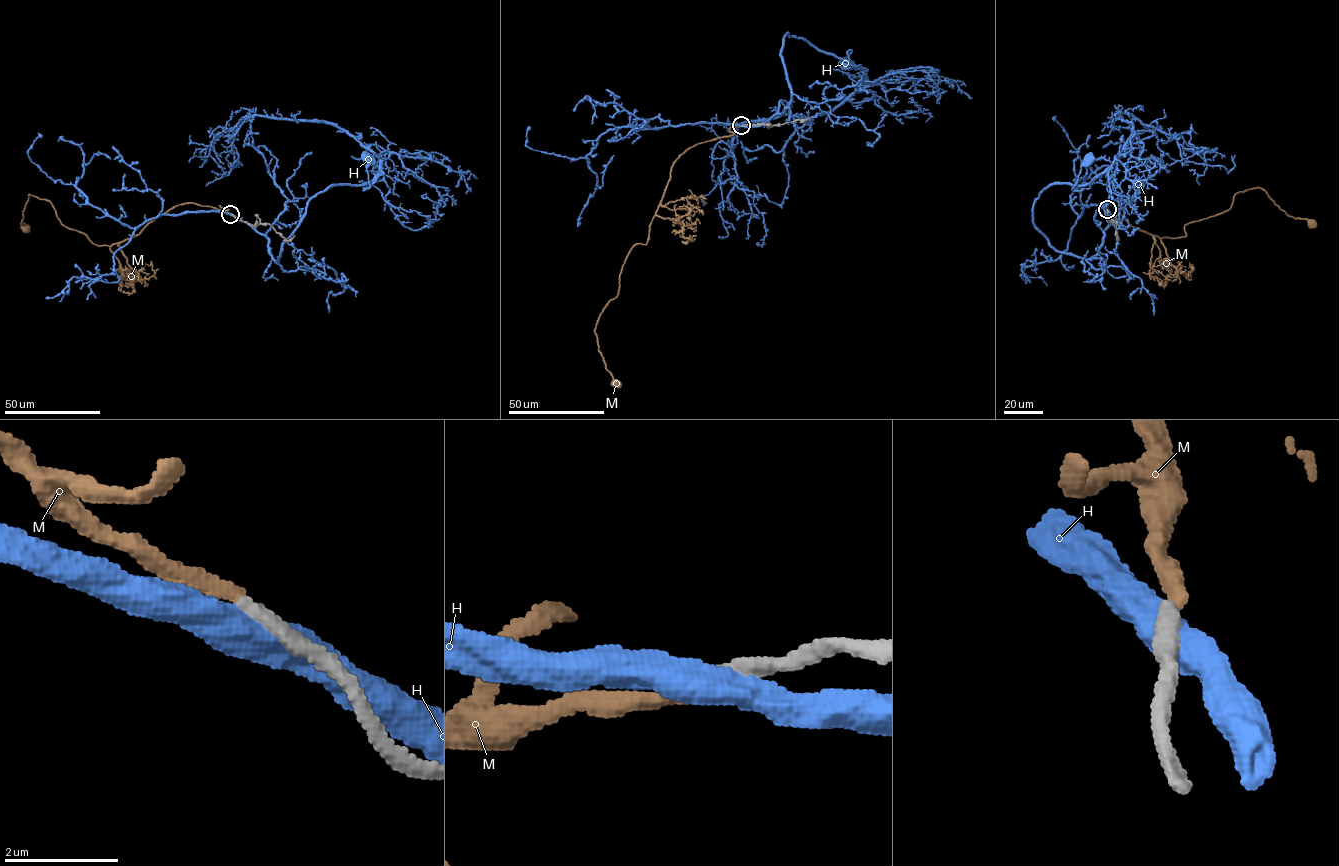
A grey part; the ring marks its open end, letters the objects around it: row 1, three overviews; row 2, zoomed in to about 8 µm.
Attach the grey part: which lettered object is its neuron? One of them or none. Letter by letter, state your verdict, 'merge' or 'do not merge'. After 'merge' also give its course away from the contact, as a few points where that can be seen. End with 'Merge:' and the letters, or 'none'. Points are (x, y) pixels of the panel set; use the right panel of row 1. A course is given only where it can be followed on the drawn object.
H: do not merge
M: do not merge
Merge: none

